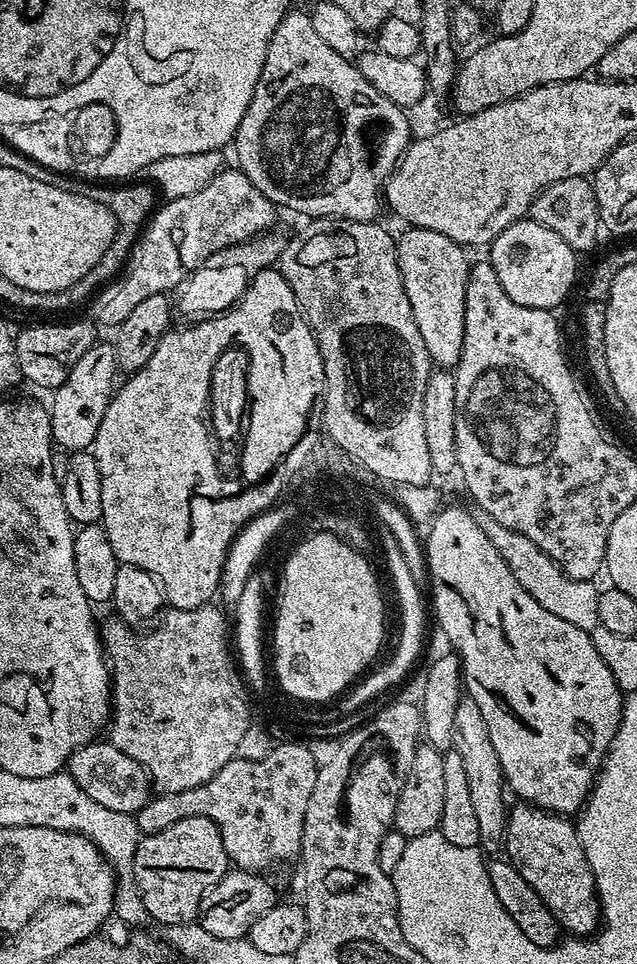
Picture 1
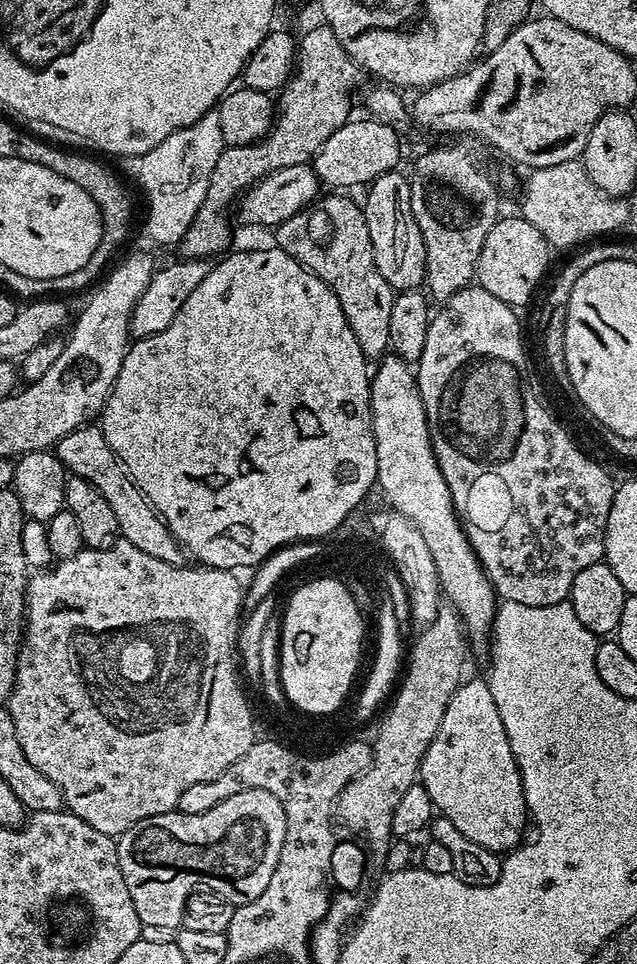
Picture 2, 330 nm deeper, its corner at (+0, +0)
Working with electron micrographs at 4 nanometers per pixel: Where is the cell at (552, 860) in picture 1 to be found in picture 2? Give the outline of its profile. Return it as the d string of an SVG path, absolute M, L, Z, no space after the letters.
M465 679L460 687L457 688L456 693L452 695L450 702L446 706L446 714L442 714L442 726L438 726L438 734L434 734L434 738L422 758L418 780L419 783L424 785L427 793L430 794L433 809L435 809L439 815L450 818L450 822L454 822L454 826L458 826L458 830L462 830L462 834L466 834L466 838L470 838L470 842L478 842L478 846L482 846L486 850L497 854L507 854L511 852L513 848L520 847L522 841L525 839L524 827L526 827L527 824L529 827L530 824L528 803L524 797L520 767L516 765L514 750L510 750L510 738L506 738L506 726L502 726L502 714L498 714L498 706L494 706L494 698L490 694L490 686L488 685L487 679Z

